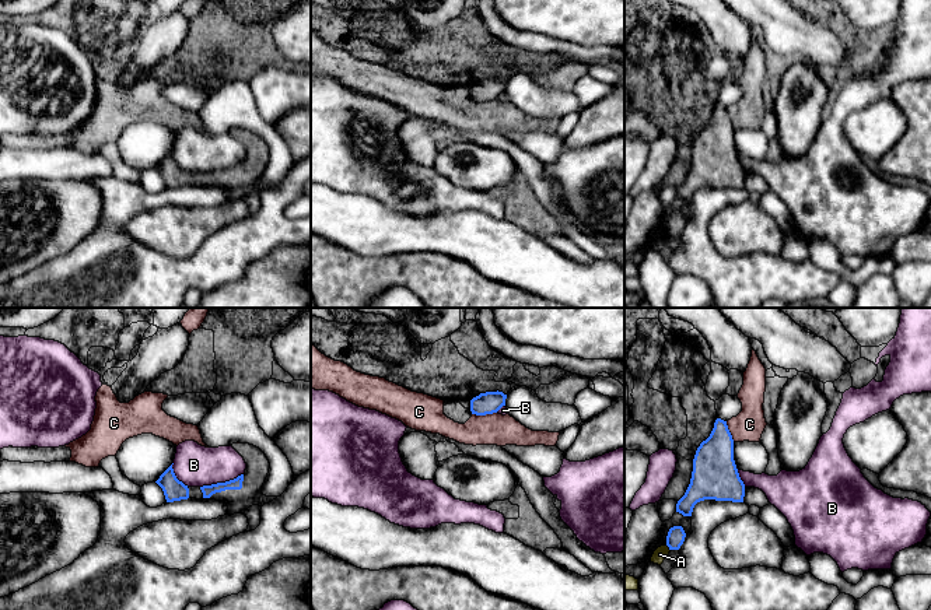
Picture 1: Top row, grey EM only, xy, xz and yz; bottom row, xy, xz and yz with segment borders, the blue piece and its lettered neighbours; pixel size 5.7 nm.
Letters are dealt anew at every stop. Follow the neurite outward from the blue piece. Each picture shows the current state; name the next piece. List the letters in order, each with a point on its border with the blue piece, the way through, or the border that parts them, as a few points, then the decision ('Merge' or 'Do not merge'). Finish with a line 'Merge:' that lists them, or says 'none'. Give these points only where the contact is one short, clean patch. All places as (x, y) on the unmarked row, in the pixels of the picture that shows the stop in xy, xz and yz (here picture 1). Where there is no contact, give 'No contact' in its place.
A: Touches blue at yz (668, 232). Boundary: yz (667, 231), (669, 237). Do not merge
B: Touches blue at xy (221, 169). Do not merge
C: Touches blue at xz (483, 101). Path across: xz (490, 88), (483, 101), (494, 115). Merge
Merge: C

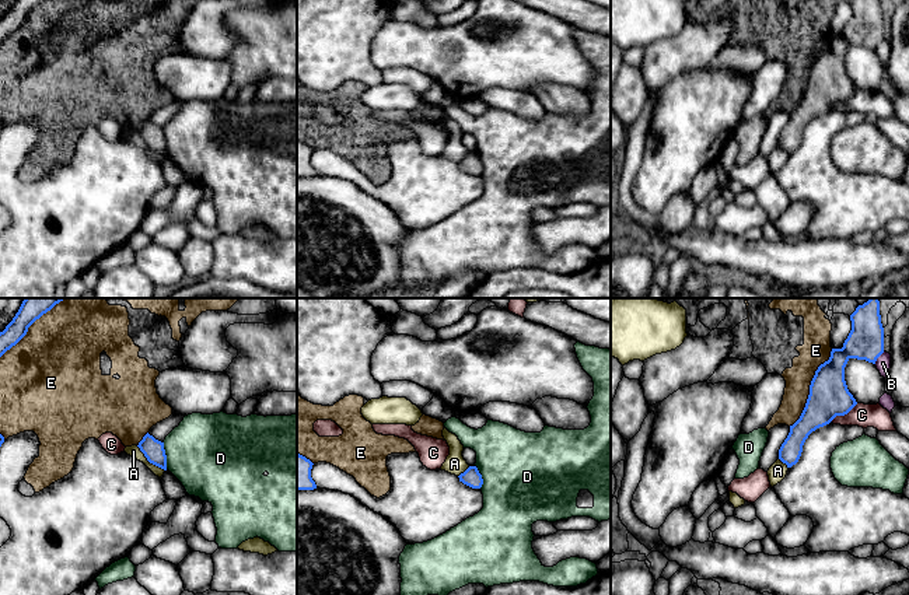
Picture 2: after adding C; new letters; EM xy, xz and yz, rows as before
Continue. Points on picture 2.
A: Touches blue at xy (149, 147). Do not merge
B: Touches blue at yz (878, 42). Do not merge
C: Touches blue at yz (843, 101). Boundary: yz (857, 90), (846, 100), (836, 101), (829, 108). Do not merge
D: Touches blue at xy (165, 142). Do not merge
E: Touches blue at yz (810, 74). Do not merge
Merge: none

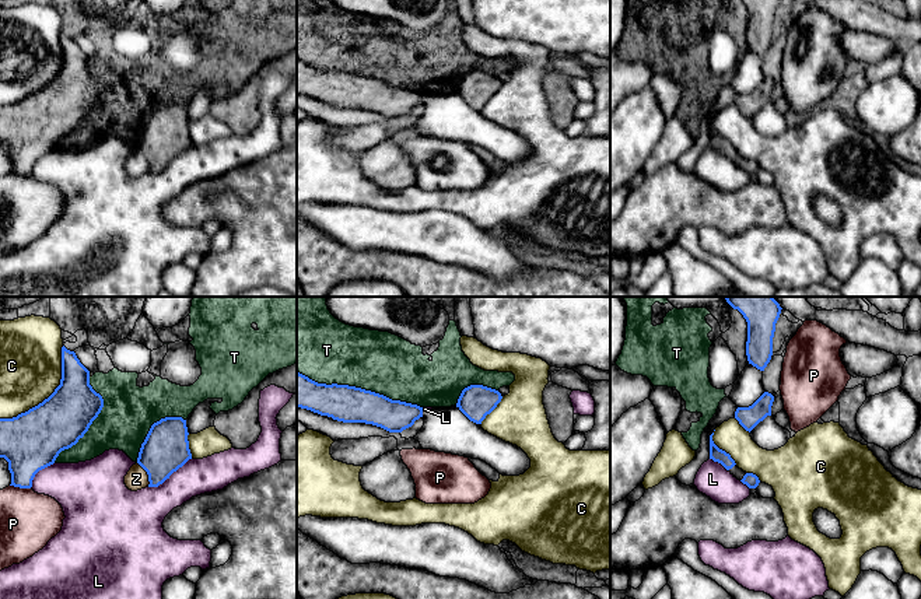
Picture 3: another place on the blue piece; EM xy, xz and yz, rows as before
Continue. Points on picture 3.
C: Touches blue at xy (51, 81). Do not merge
L: Touches blue at xy (170, 161). Do not merge
P: Touches blue at xy (20, 174). Do not merge
T: Touches blue at xz (360, 74). Do not merge
Z: Touches blue at xy (147, 160). Boundary: xy (137, 149), (147, 161), (149, 172). Do not merge
Merge: none

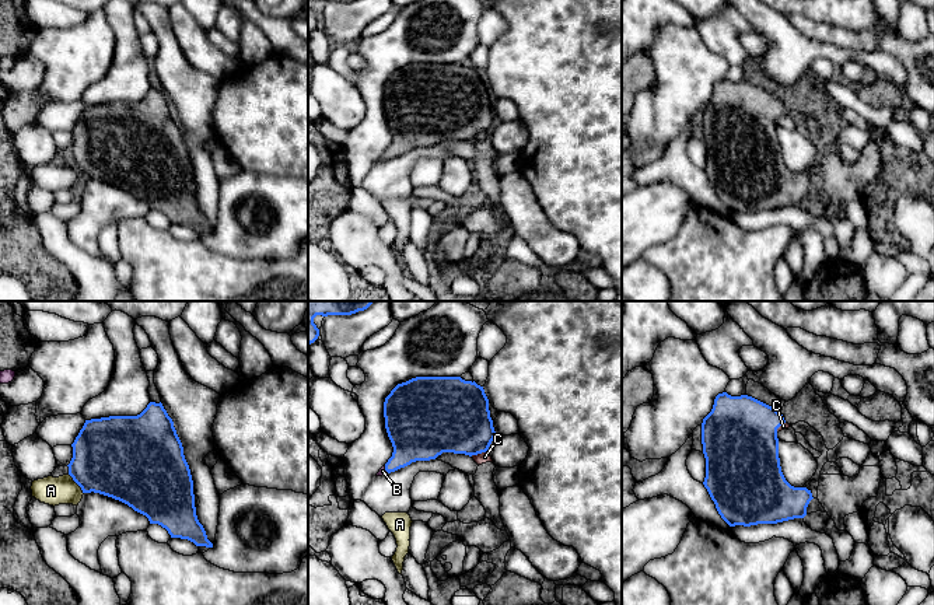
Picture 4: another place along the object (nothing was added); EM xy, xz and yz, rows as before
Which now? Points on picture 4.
A: Touches blue at xy (76, 168). Boundary: xy (69, 160), (83, 179). Do not merge
B: Touches blue at xz (385, 156). Path across: xz (415, 123), (408, 135), (385, 156), (382, 157). Merge
C: Touches blue at xz (478, 139). Path across: xz (454, 102), (472, 121), (478, 139), (485, 143). Merge
Merge: B, C

